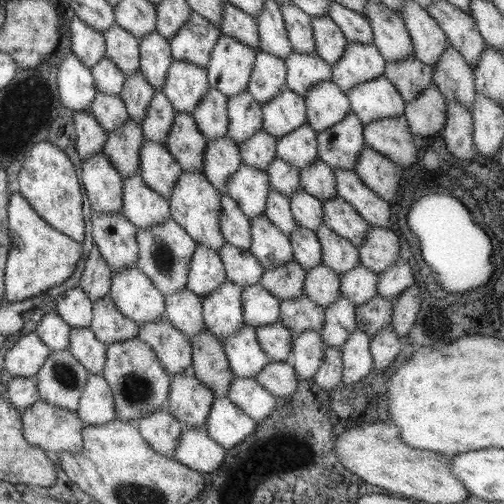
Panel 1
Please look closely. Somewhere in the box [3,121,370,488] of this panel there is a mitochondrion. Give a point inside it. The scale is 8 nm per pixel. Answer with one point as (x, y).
(135, 389)

